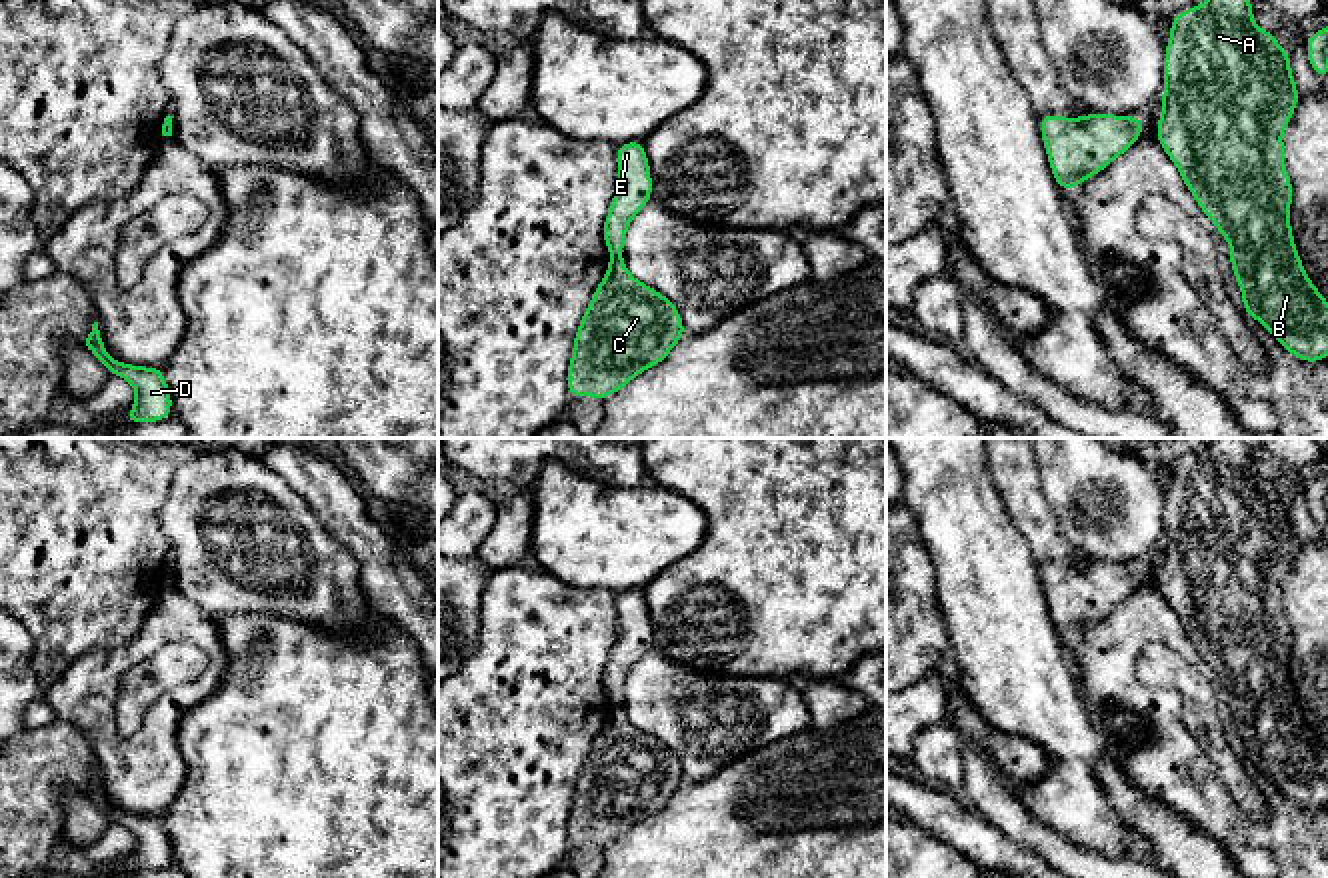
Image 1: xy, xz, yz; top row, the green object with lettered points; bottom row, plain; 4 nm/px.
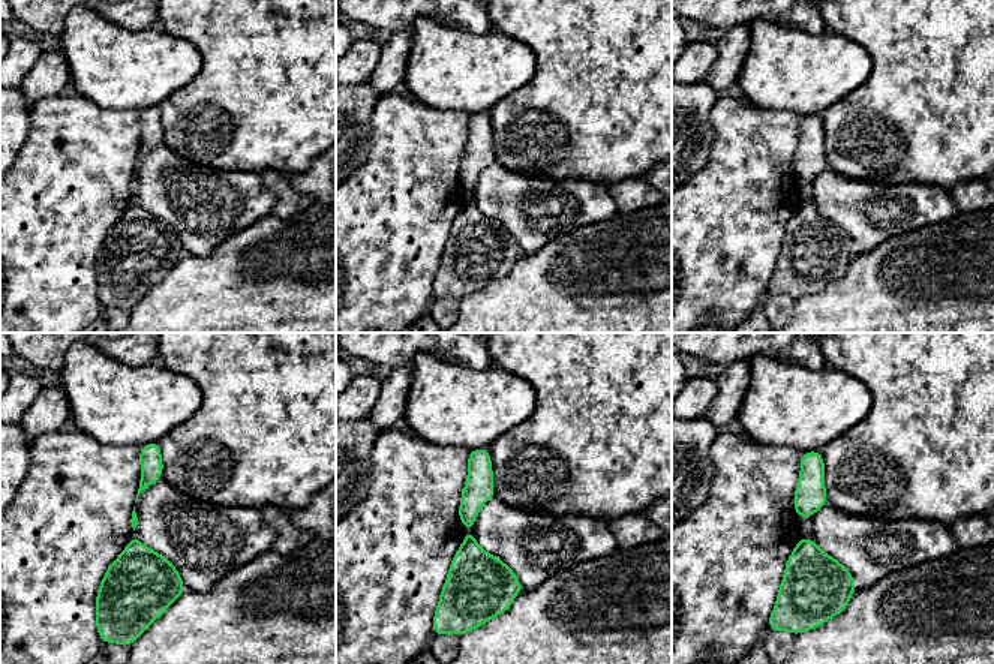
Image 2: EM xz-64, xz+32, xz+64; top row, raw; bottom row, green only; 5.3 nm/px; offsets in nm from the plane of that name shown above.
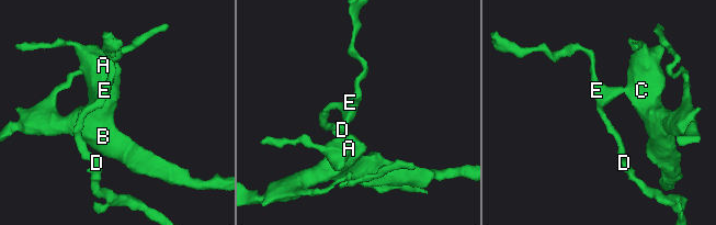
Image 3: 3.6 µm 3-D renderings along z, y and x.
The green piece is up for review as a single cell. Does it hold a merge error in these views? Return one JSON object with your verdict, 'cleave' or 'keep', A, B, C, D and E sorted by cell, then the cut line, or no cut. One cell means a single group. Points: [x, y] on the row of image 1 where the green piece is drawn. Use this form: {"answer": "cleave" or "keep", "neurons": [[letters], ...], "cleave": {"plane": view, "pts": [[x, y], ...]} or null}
{"answer": "cleave", "neurons": [["A", "B", "C"], ["D", "E"]], "cleave": {"plane": "xz", "pts": [[610, 256], [618, 258]]}}

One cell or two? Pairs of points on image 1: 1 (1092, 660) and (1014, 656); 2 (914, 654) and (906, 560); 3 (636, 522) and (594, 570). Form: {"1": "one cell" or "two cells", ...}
{"1": "two cells", "2": "one cell", "3": "one cell"}

